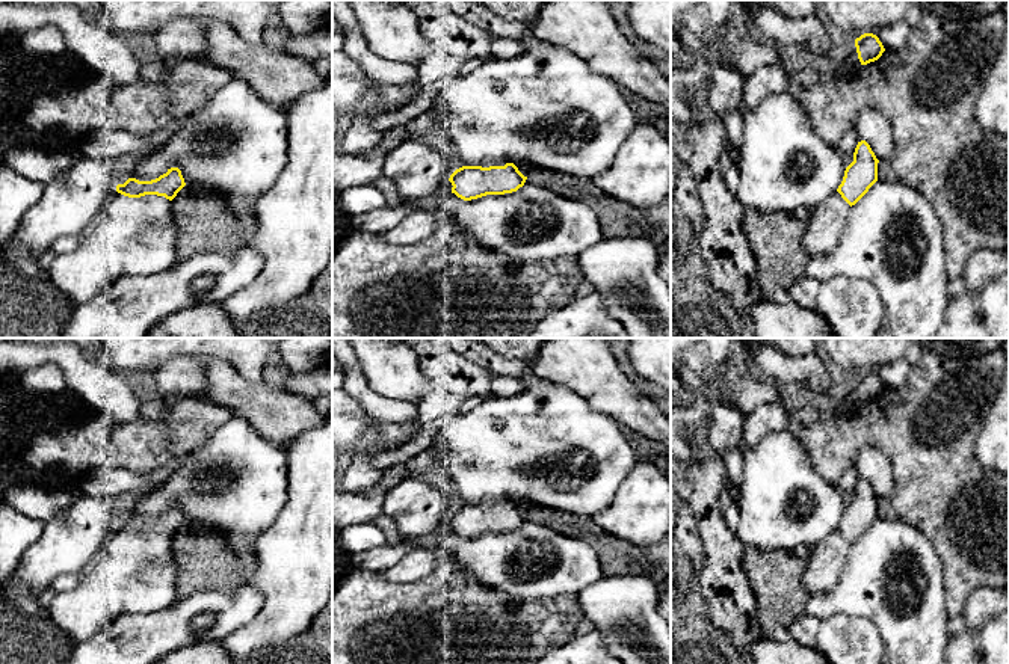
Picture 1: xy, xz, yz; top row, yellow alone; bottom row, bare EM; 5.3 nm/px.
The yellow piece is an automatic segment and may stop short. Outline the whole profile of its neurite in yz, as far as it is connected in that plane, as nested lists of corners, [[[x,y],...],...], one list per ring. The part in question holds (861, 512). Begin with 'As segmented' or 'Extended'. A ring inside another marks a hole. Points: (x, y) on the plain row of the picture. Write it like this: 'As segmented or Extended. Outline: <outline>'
Extended. Outline: [[[858,480],[853,500],[846,506],[838,527],[811,548],[802,581],[813,595],[834,590],[850,546],[878,519],[878,501],[870,483]]]

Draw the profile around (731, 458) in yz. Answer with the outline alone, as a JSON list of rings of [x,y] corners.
[[[728,448],[722,453],[720,460],[727,468],[727,478],[737,487],[742,483],[743,456],[739,448]]]

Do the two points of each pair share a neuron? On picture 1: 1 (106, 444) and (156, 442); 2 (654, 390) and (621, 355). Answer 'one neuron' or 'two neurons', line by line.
1: one neuron
2: one neuron

